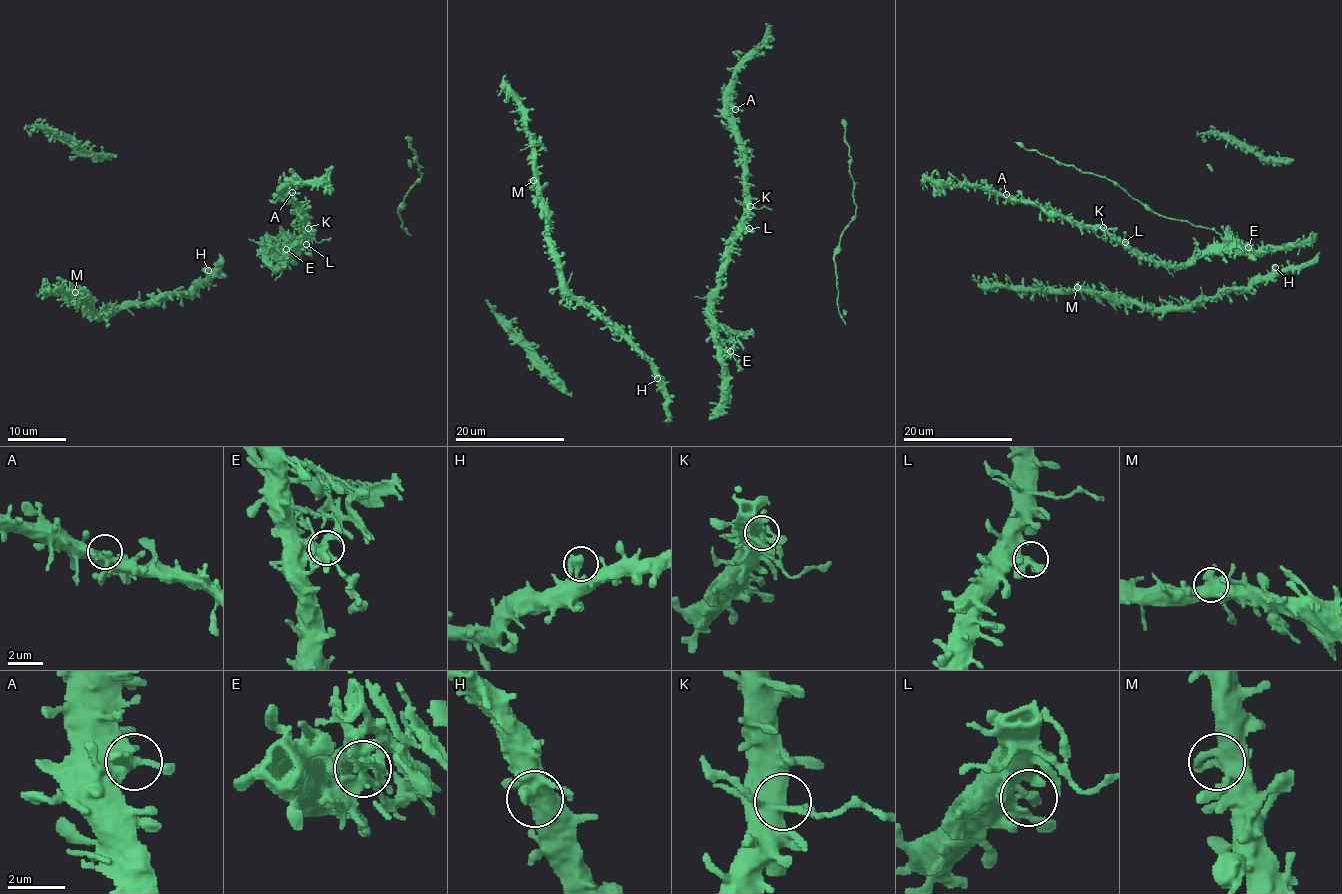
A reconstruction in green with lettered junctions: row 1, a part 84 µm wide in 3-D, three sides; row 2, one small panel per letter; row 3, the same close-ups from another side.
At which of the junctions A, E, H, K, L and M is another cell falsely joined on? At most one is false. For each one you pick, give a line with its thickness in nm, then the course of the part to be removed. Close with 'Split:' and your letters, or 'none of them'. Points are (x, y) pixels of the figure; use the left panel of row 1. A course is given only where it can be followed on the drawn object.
E: 360 nm | (286, 250), (289, 244), (284, 239), (284, 251), (292, 260)
Split: E

